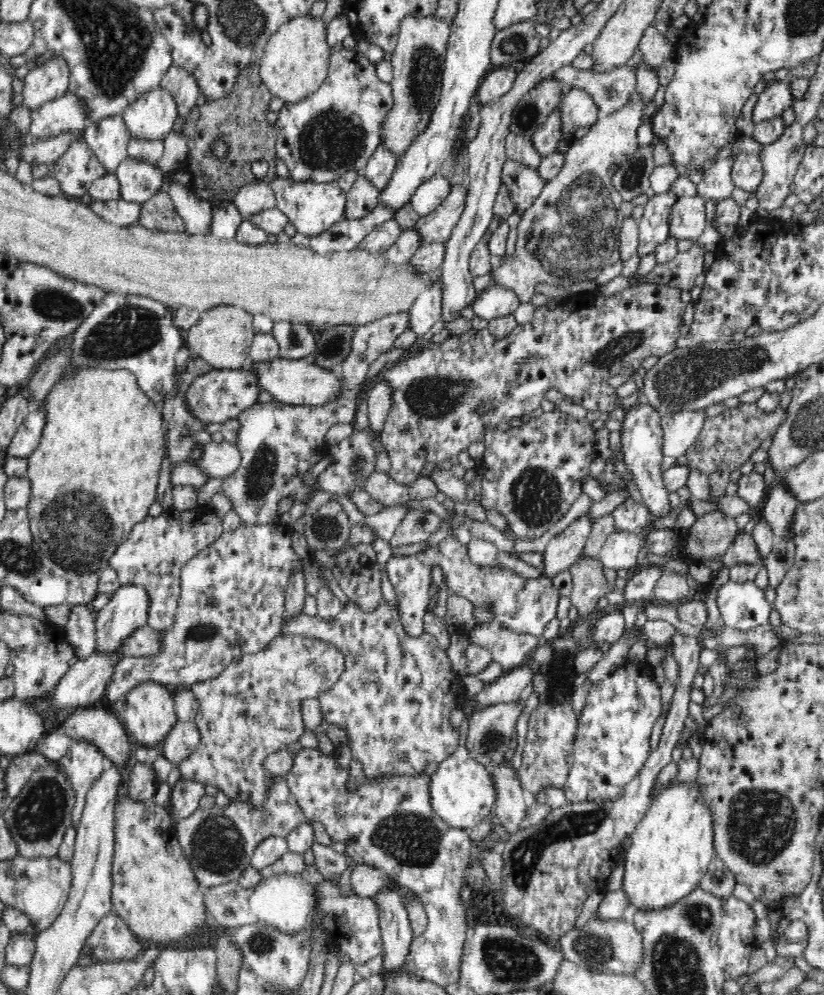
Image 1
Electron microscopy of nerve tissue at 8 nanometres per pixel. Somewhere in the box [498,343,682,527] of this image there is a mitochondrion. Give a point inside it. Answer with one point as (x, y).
(524, 364)

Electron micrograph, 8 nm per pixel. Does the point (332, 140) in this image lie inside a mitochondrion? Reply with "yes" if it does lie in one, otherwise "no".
yes

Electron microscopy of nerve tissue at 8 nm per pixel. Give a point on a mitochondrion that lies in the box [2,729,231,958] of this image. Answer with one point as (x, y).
(36, 819)

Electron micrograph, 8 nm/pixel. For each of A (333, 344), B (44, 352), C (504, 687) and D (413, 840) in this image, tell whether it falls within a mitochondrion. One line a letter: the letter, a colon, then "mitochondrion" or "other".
A: mitochondrion
B: other
C: other
D: mitochondrion

